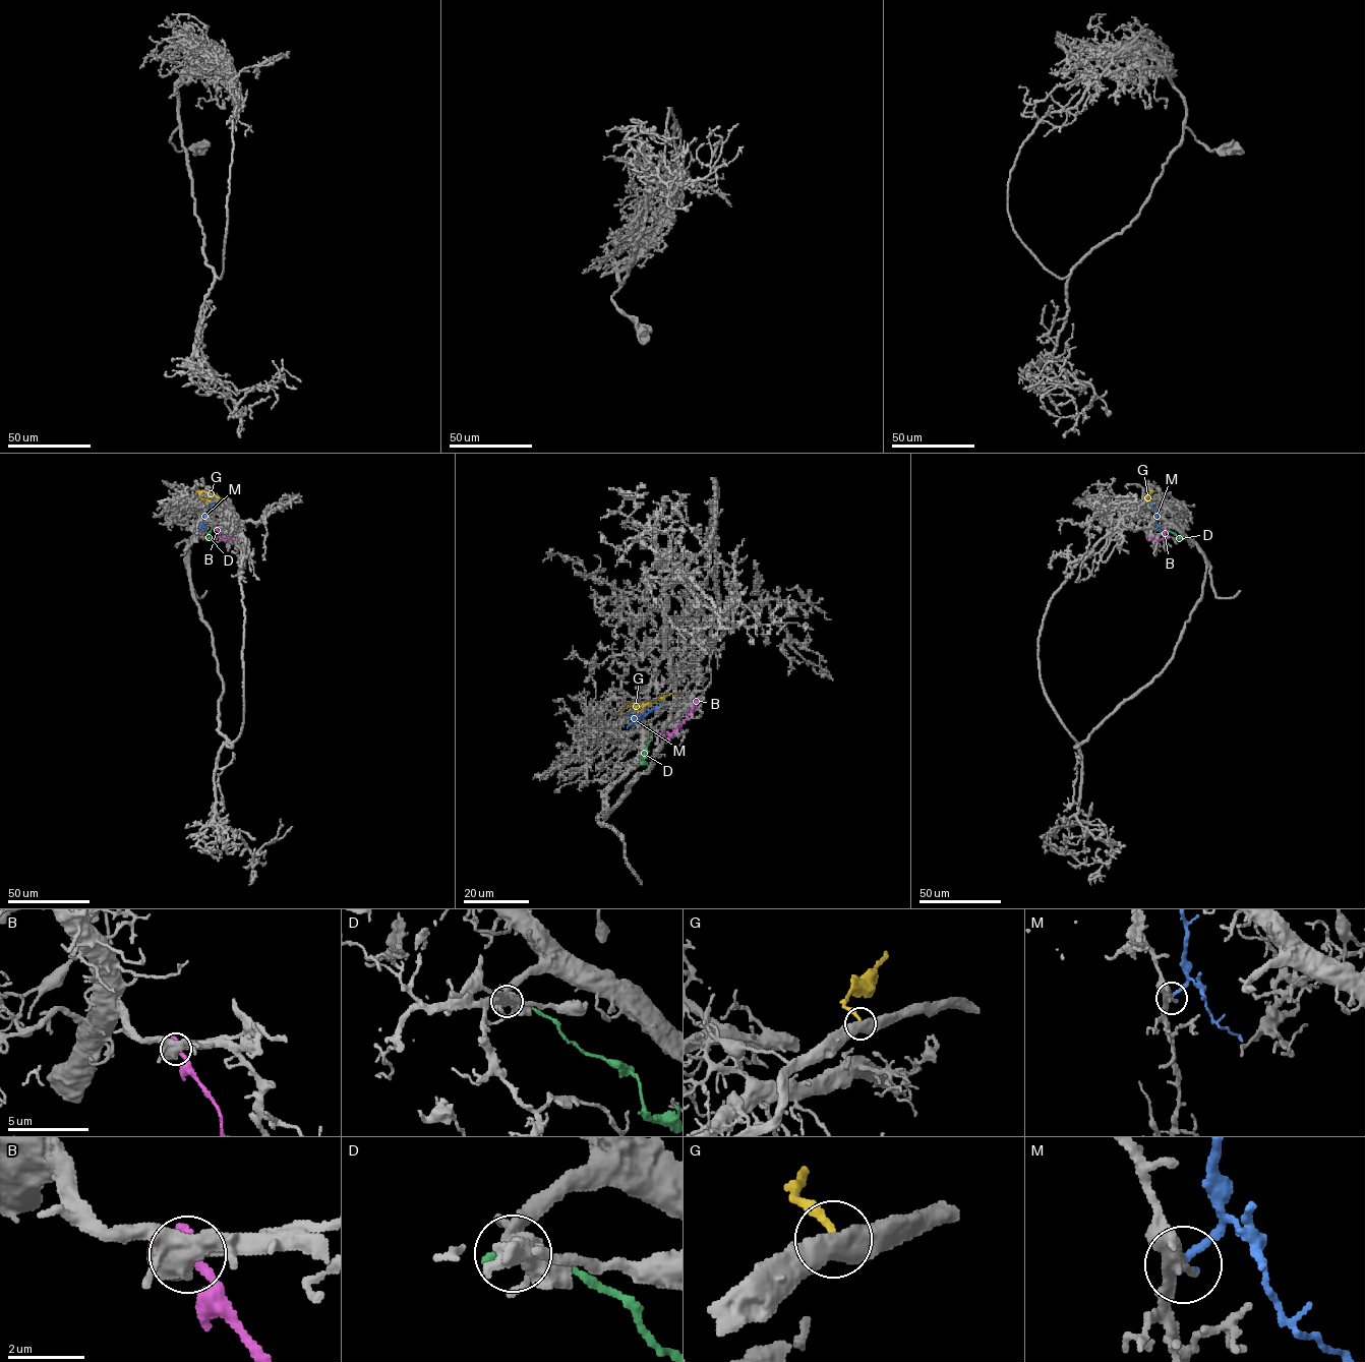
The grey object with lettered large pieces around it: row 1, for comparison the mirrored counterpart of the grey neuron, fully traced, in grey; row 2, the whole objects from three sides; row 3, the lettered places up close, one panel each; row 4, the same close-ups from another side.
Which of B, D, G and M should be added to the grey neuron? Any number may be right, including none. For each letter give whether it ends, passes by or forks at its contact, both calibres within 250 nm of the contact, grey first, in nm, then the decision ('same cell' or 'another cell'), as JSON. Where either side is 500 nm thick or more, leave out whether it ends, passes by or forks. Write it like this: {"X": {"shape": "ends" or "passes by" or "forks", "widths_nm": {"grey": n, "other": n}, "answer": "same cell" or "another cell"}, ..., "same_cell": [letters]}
{"B": {"widths_nm": {"grey": 220, "other": 650}, "answer": "another cell"}, "D": {"shape": "ends", "widths_nm": {"grey": 380, "other": 220}, "answer": "another cell"}, "G": {"shape": "ends", "widths_nm": {"grey": 440, "other": 220}, "answer": "another cell"}, "M": {"shape": "ends", "widths_nm": {"grey": 260, "other": 240}, "answer": "another cell"}, "same_cell": []}

